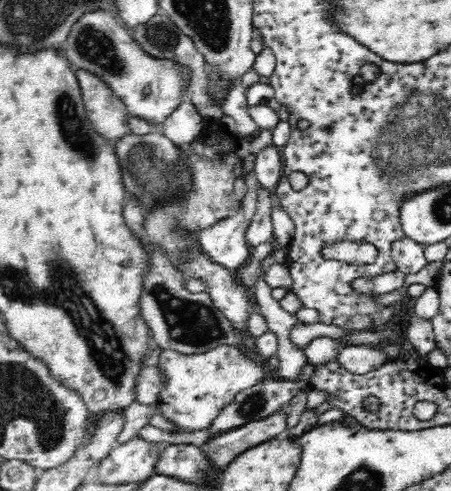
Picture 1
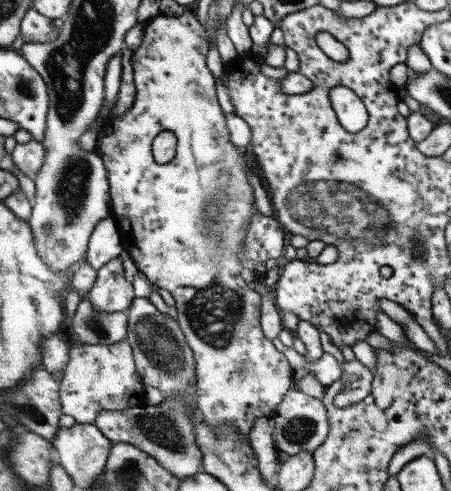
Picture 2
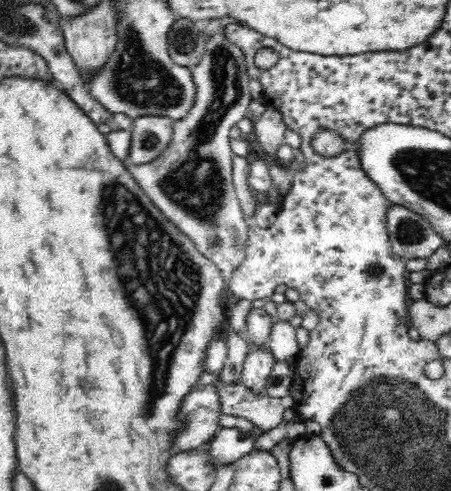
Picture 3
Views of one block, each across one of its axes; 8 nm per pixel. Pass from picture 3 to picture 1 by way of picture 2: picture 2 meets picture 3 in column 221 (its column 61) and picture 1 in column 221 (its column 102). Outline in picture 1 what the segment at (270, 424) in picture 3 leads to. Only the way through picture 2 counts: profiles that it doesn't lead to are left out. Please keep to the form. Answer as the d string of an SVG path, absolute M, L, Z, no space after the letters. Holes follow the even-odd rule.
M216 346L204 354L180 354L174 350L162 350L158 362L162 374L166 376L164 390L158 394L158 410L164 418L174 422L178 430L202 432L214 426L214 420L222 414L226 406L234 402L234 398L246 390L266 380L270 374L266 366L258 360L252 360L238 346Z

